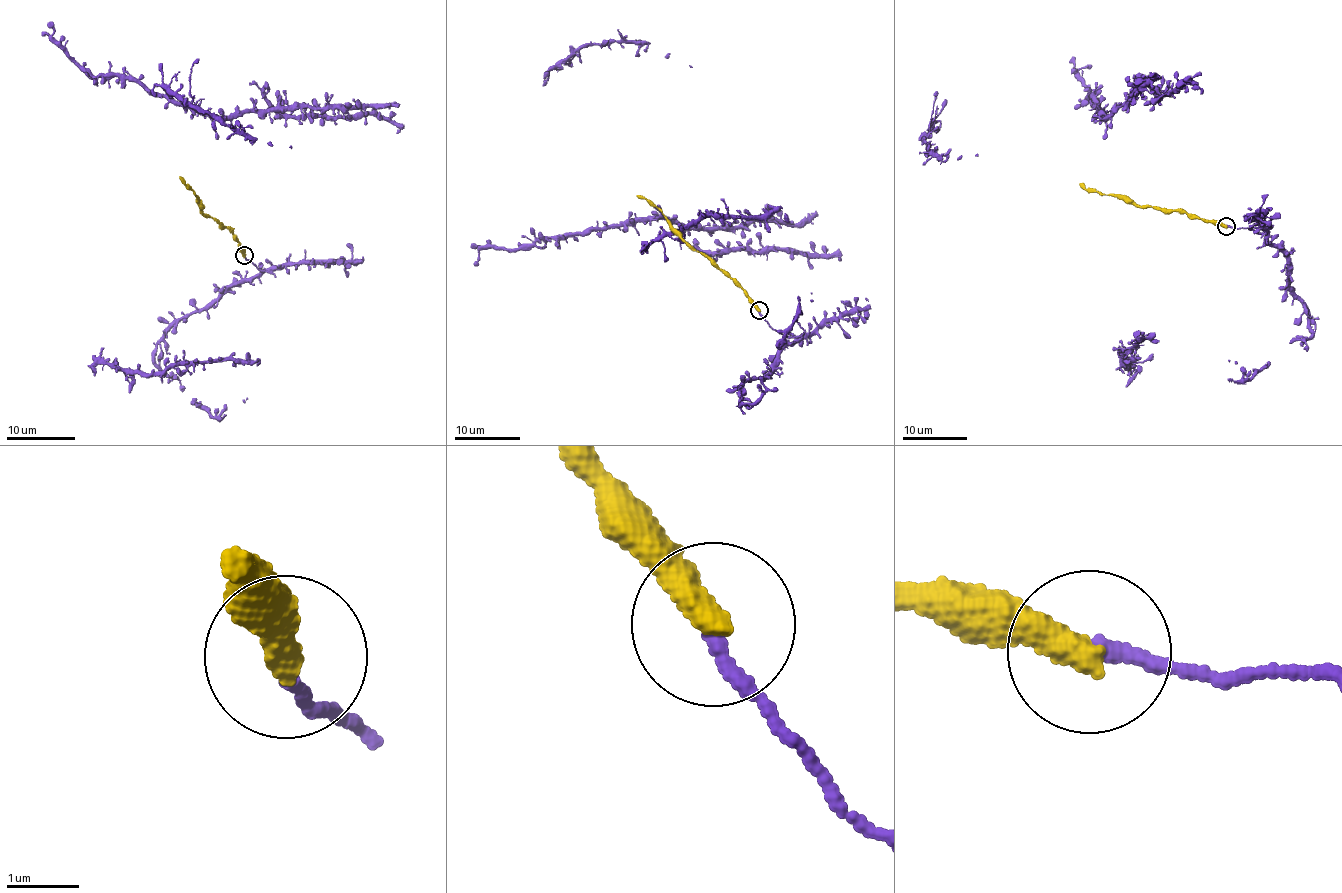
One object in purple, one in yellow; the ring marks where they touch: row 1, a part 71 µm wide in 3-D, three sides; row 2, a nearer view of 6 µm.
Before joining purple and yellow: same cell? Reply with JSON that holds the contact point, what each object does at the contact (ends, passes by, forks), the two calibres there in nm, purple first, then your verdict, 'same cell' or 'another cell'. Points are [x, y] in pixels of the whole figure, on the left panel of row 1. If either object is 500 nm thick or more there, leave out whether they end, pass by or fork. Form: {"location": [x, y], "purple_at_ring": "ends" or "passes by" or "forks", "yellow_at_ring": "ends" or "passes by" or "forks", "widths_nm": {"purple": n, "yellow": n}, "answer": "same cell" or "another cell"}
{"location": [244, 255], "purple_at_ring": "ends", "yellow_at_ring": "ends", "widths_nm": {"purple": 240, "yellow": 440}, "answer": "another cell"}

